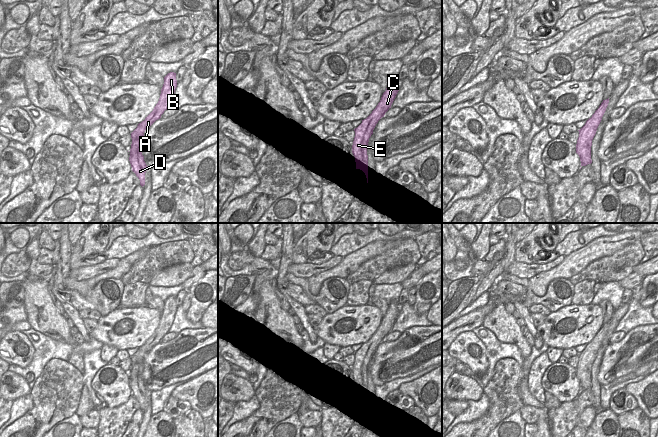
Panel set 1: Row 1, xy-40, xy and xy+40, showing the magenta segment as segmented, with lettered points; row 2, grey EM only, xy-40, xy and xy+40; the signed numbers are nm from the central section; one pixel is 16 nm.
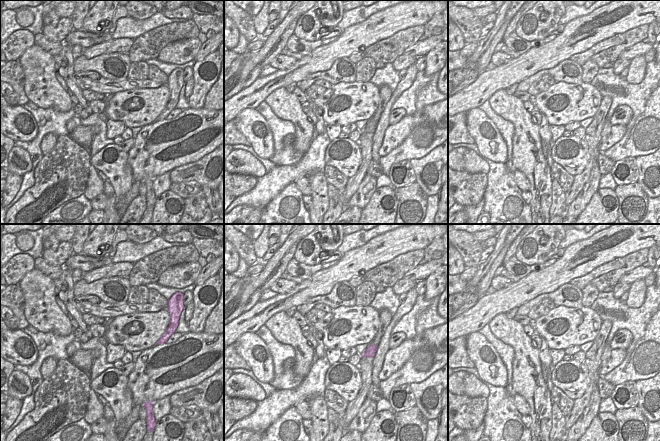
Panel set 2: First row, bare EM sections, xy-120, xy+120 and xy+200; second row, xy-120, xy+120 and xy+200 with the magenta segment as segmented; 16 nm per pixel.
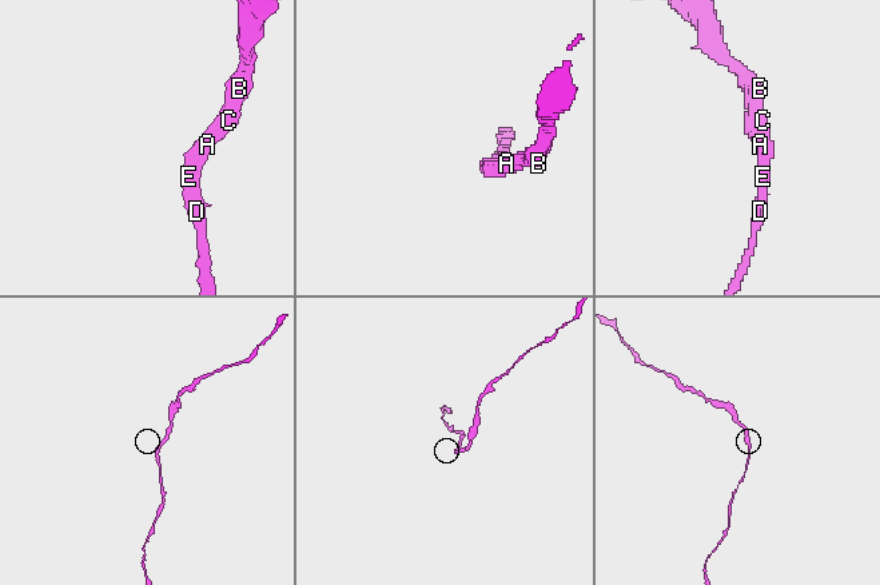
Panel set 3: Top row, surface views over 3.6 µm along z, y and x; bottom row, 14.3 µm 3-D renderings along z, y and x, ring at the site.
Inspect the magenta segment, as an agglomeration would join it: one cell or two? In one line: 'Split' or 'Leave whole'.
Leave whole.

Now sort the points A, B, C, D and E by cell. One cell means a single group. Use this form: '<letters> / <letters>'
A B C D E

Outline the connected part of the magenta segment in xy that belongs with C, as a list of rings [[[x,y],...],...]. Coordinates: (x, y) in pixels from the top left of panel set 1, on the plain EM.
[[[391,301],[386,315],[383,317],[380,326],[372,337],[362,347],[354,353],[355,361],[352,369],[352,377],[355,381],[356,393],[362,394],[368,407],[368,379],[367,371],[369,362],[378,345],[384,341],[385,337],[391,332],[391,329],[399,315],[398,301]]]

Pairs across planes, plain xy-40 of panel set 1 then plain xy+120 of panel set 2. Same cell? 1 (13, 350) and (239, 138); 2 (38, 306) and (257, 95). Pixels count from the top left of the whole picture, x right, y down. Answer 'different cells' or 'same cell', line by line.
1: different cells
2: different cells

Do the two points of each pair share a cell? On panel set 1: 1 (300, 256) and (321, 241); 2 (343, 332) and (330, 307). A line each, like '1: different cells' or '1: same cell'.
1: same cell
2: different cells

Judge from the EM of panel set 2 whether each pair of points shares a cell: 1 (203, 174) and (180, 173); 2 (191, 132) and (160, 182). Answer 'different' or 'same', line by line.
1: same
2: different

